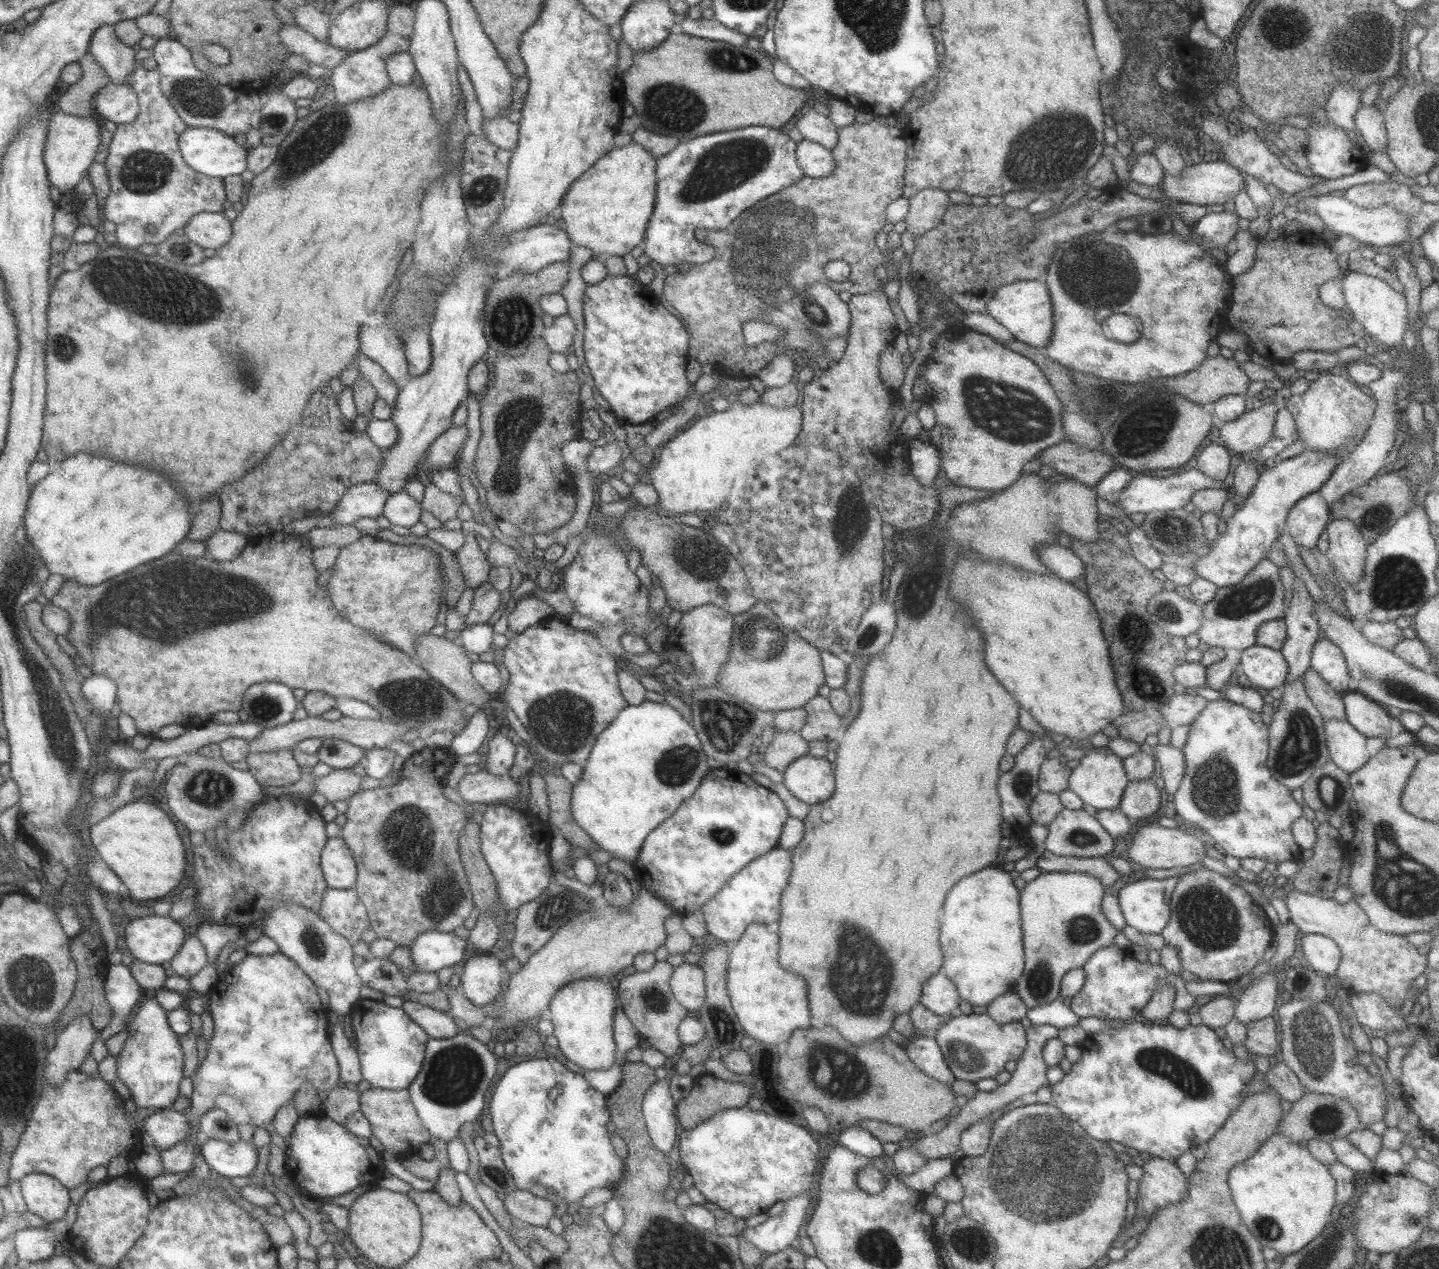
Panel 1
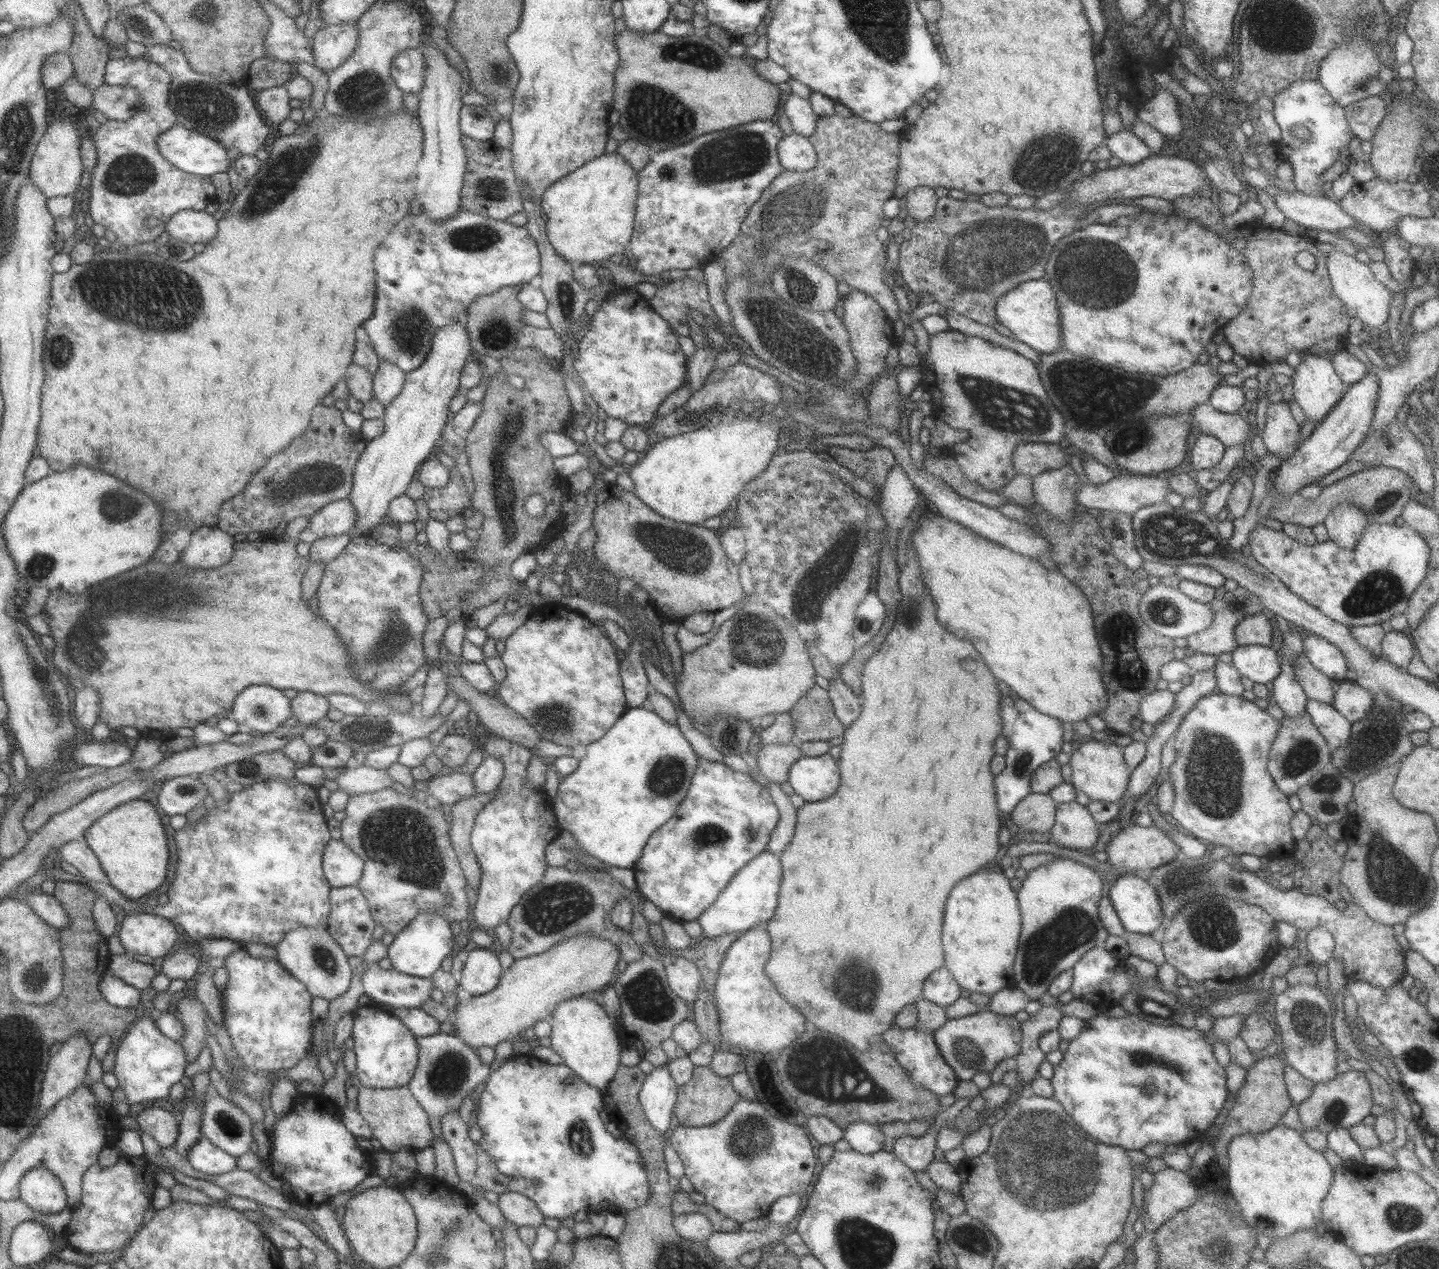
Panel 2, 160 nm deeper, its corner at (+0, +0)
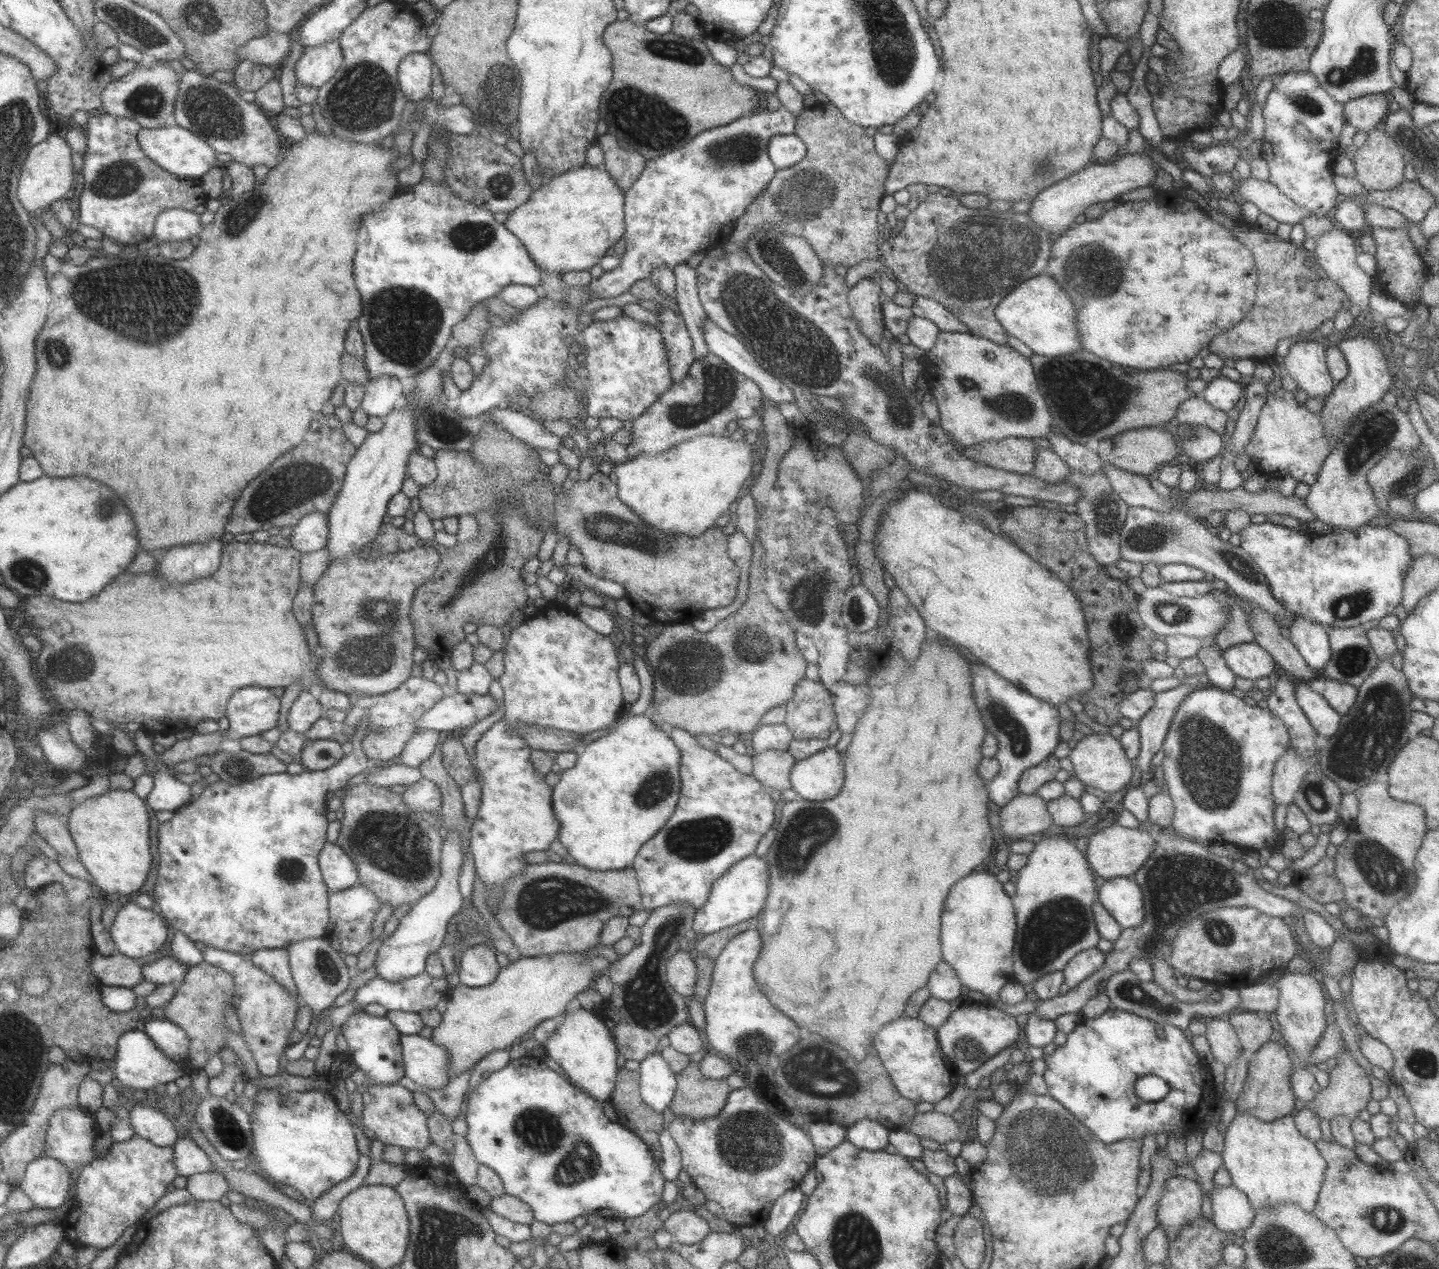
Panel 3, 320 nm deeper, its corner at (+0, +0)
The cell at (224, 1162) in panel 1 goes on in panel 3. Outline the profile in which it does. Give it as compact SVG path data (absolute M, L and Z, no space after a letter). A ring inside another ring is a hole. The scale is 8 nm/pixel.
M186 1135L178 1140L174 1147L175 1161L181 1176L189 1180L196 1174L216 1171L208 1151L200 1146L196 1139Z

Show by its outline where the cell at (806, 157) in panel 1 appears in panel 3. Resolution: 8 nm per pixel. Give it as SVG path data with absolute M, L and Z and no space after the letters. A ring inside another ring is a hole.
M795 133L772 138L768 147L768 155L777 170L796 164L808 154L806 144Z

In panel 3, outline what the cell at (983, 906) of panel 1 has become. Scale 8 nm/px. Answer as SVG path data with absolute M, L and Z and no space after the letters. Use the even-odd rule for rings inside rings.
M971 872L948 894L942 912L943 960L957 972L969 990L981 992L991 1002L1000 1000L1002 987L1013 977L1013 950L1017 920L1013 900L996 875Z

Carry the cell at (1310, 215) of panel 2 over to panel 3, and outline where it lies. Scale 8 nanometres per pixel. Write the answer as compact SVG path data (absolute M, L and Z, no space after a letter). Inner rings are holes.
M1254 177L1242 179L1235 186L1238 196L1245 202L1255 204L1260 212L1289 225L1301 224L1302 220L1312 215L1308 209L1296 204L1271 182Z

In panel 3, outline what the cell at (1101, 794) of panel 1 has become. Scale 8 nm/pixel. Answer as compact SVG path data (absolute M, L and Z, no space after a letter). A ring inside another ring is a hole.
M1092 733L1086 735L1069 755L1075 768L1077 779L1084 785L1098 788L1104 792L1113 794L1124 788L1133 778L1136 770L1135 763L1126 756L1125 750L1118 738L1110 733Z

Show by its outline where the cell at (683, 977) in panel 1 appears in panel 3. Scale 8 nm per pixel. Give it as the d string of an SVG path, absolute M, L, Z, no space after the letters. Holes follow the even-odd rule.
M679 950L667 962L667 977L673 989L689 999L696 992L697 966L690 952Z

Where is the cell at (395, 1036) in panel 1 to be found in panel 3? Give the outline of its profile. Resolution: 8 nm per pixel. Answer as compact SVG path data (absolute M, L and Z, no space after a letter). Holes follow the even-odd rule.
M358 1011L348 1017L348 1020L340 1026L340 1030L350 1047L348 1054L351 1060L358 1066L358 1070L363 1071L376 1084L396 1084L406 1076L400 1045L402 1034L396 1030L387 1016L374 1016L366 1011Z

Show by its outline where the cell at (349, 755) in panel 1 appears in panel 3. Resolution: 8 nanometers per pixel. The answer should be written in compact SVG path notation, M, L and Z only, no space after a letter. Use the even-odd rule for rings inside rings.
M312 739L301 750L297 761L301 762L308 771L321 771L333 767L344 756L342 745L330 739Z

